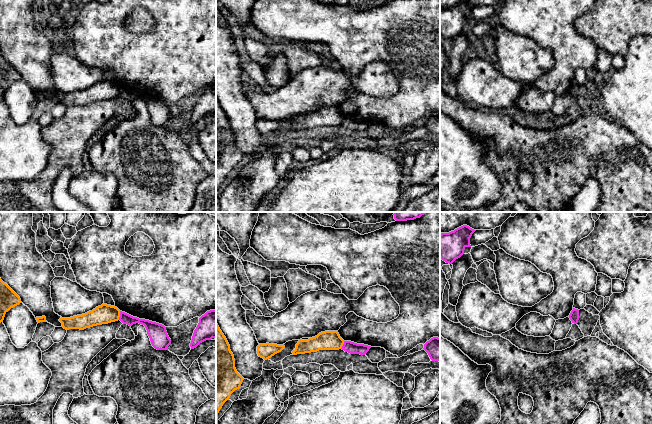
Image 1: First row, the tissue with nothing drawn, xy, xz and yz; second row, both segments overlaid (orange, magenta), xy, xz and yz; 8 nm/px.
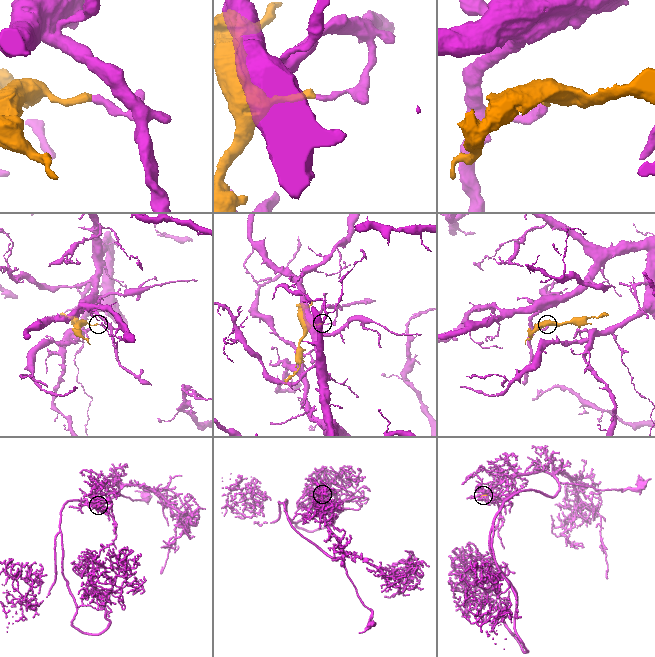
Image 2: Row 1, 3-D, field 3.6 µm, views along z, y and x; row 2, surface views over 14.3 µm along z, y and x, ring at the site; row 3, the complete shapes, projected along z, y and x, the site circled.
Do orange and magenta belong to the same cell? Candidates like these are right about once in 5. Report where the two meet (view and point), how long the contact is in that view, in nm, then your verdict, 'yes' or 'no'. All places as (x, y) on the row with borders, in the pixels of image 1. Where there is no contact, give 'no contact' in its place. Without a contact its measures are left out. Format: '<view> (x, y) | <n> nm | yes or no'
xy (119, 315) | 70 nm | no

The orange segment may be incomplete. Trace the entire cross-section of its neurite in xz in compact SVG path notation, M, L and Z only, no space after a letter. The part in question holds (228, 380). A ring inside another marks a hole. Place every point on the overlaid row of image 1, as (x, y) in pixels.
M216 322L216 424L223 404L240 388L243 380L235 368L230 345Z

